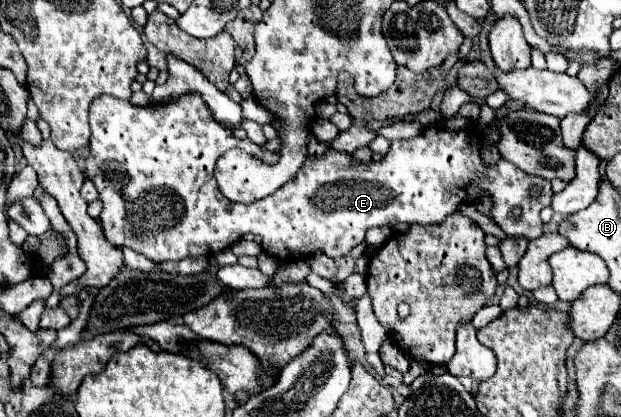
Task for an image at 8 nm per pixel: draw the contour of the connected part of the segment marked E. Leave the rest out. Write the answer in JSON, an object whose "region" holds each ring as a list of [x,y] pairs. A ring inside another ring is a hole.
{"region":[[[185,93],[175,101],[151,103],[147,107],[135,107],[129,101],[119,101],[113,97],[99,97],[91,103],[89,123],[91,143],[89,157],[85,161],[85,175],[95,183],[99,199],[103,201],[103,211],[99,215],[103,233],[111,245],[127,245],[155,263],[215,255],[231,247],[247,233],[261,235],[263,251],[279,263],[293,263],[317,251],[325,253],[331,259],[339,259],[345,257],[355,245],[365,241],[365,233],[369,227],[391,227],[395,223],[441,223],[457,209],[459,203],[473,203],[475,197],[485,189],[491,193],[493,199],[493,221],[507,235],[523,235],[527,239],[535,239],[541,235],[543,229],[539,211],[551,203],[553,195],[549,181],[527,175],[509,161],[499,159],[491,167],[483,165],[479,157],[481,141],[475,131],[471,143],[467,129],[449,133],[439,127],[425,127],[413,139],[391,141],[387,155],[379,163],[363,163],[357,161],[353,155],[335,149],[329,149],[321,157],[307,155],[303,167],[291,181],[287,181],[269,197],[243,205],[231,203],[219,191],[213,175],[217,159],[233,147],[253,149],[255,157],[271,157],[271,151],[263,151],[251,141],[239,141],[229,129],[215,123],[211,109],[207,107],[207,103],[203,103],[203,97],[199,93]],[[531,187],[539,187],[541,193],[533,197]],[[515,209],[521,209],[519,217],[513,215]]]}

